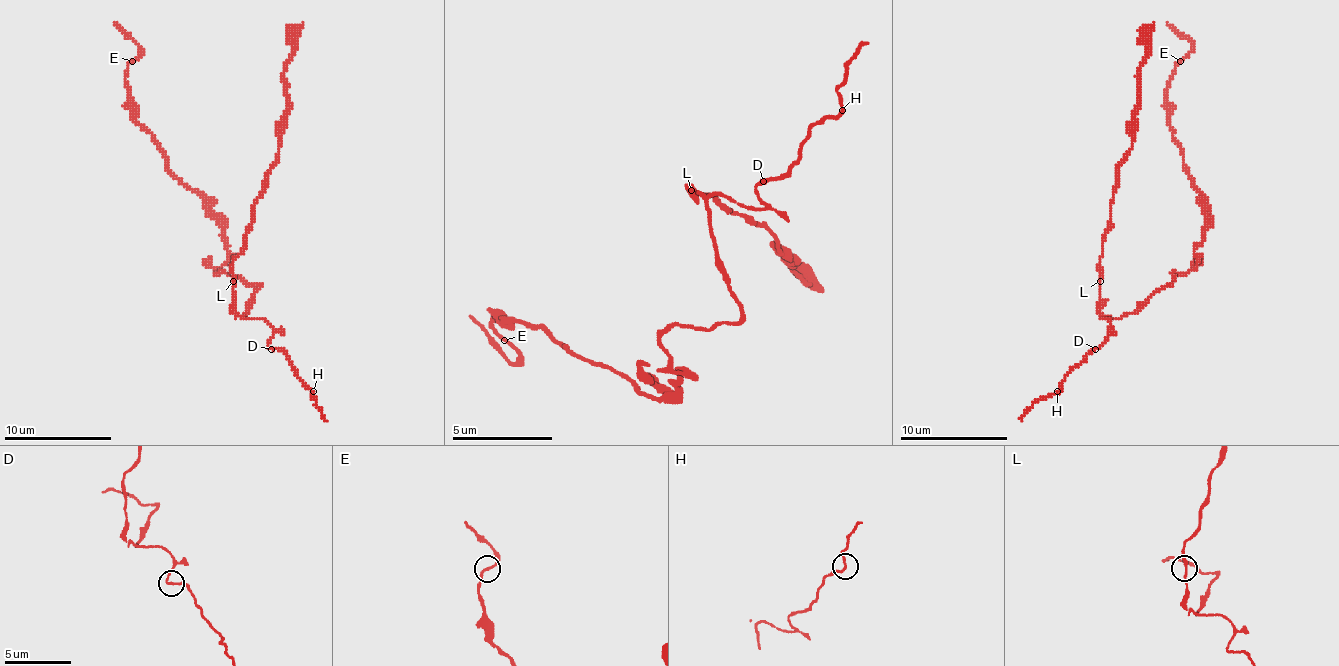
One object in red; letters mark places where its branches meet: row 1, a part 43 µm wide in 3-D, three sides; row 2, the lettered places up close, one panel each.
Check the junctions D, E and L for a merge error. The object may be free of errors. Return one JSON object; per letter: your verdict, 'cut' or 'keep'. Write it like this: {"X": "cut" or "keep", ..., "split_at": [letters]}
{"D": "keep", "E": "keep", "L": "keep", "split_at": []}

